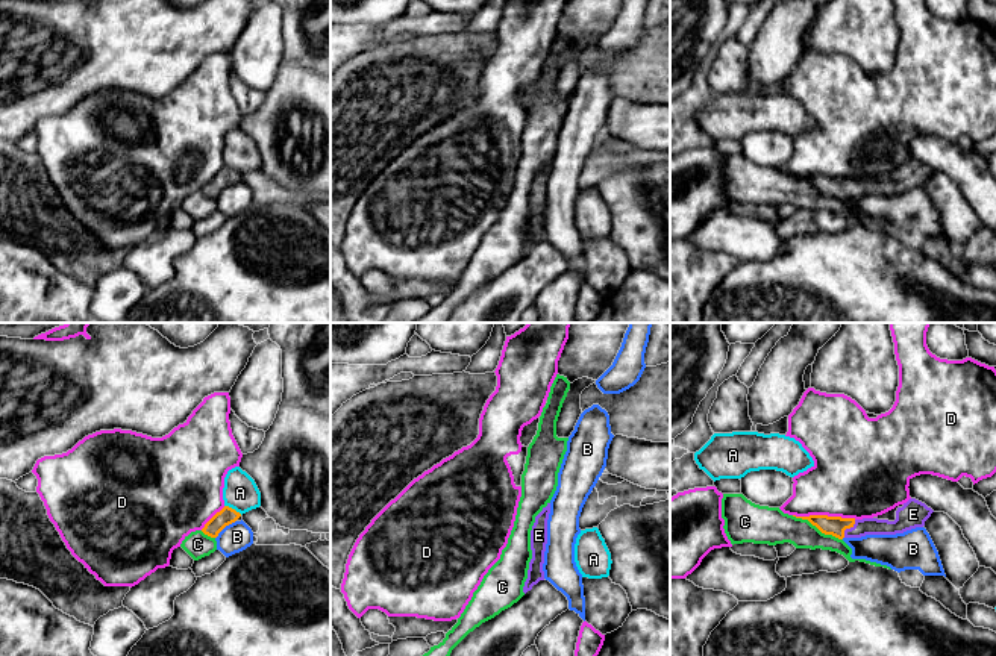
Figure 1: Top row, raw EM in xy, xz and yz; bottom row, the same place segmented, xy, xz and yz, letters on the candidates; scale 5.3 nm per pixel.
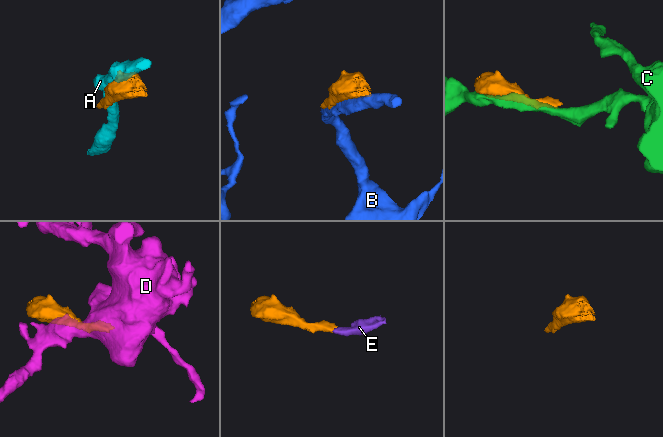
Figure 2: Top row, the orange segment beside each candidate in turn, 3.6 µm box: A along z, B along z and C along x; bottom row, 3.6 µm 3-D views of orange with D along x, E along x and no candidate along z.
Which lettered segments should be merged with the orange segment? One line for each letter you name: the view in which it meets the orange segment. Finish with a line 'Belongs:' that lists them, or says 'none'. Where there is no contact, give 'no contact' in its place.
E: contact in yz
Belongs: E

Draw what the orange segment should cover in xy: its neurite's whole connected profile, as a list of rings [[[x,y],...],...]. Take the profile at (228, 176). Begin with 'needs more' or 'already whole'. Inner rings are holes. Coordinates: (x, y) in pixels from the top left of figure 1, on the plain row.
already whole | [[[224,167],[217,173],[202,189],[202,192],[211,198],[217,198],[218,194],[229,185],[235,183],[241,177],[235,170]]]

